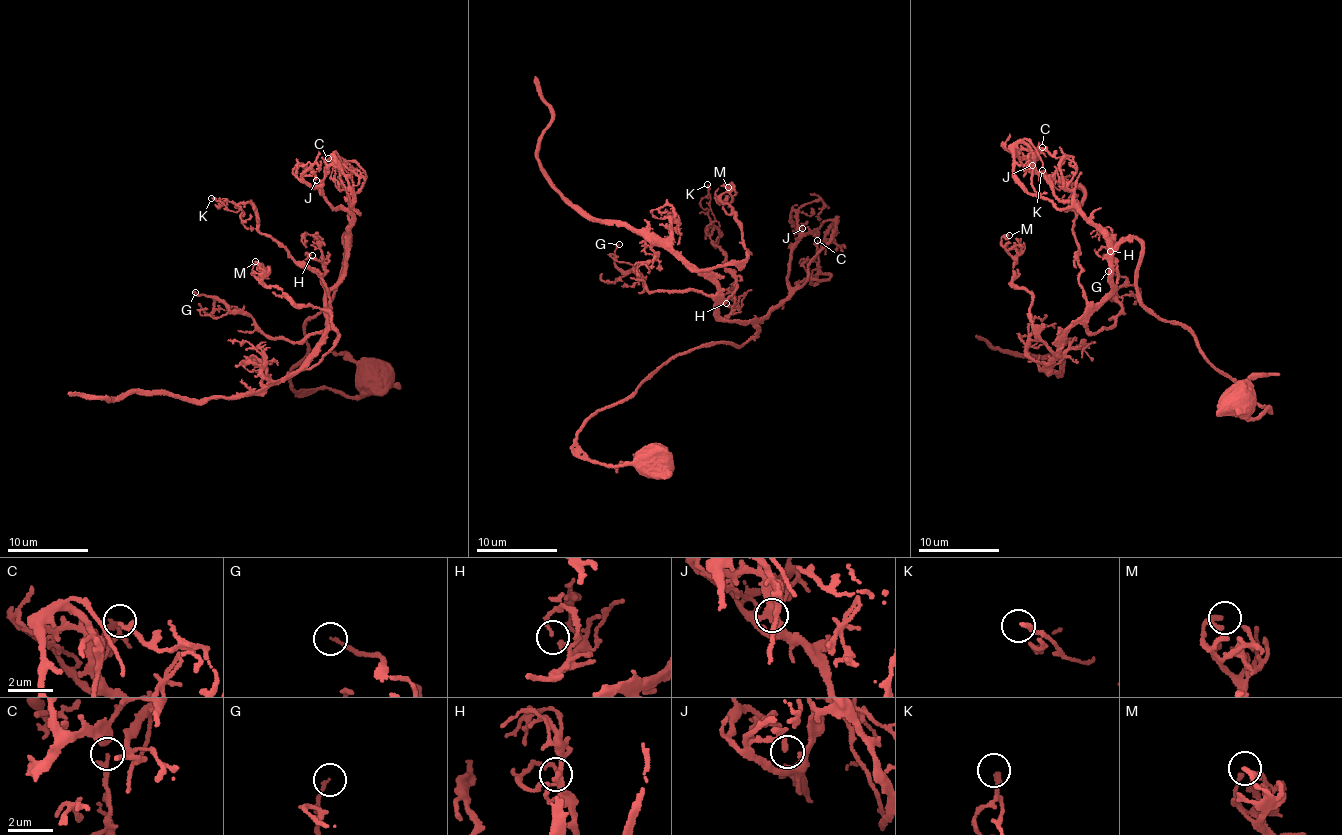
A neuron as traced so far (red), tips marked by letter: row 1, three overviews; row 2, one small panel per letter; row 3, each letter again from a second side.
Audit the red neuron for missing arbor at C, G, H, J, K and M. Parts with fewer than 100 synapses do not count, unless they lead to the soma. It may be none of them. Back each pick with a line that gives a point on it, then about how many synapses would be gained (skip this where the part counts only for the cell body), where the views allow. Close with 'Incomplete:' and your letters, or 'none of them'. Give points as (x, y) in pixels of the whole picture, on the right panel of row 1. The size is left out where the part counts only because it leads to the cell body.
Incomplete: none of them

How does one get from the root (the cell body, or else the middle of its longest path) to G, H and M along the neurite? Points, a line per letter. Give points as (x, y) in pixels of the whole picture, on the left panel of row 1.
G: (372, 377), (355, 396), (288, 379), (347, 236), (325, 329), (299, 342), (195, 292)
H: (372, 377), (355, 396), (292, 388), (303, 328), (331, 299), (348, 237), (345, 273), (328, 289), (312, 255)
M: (372, 377), (355, 396), (288, 379), (347, 236), (315, 365), (337, 338), (331, 316), (263, 283), (255, 261)

